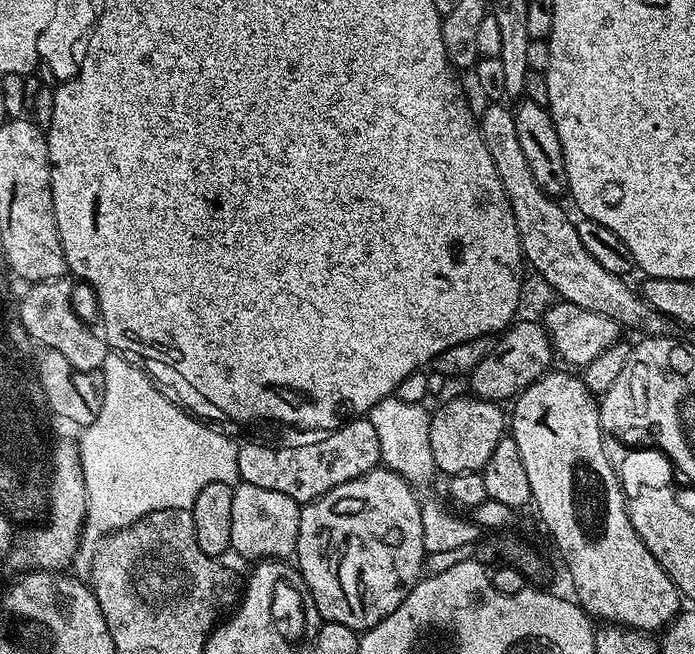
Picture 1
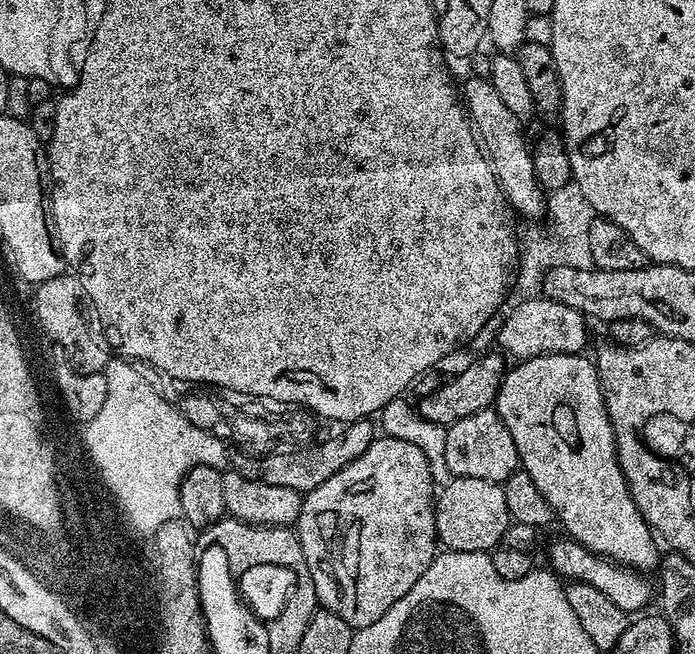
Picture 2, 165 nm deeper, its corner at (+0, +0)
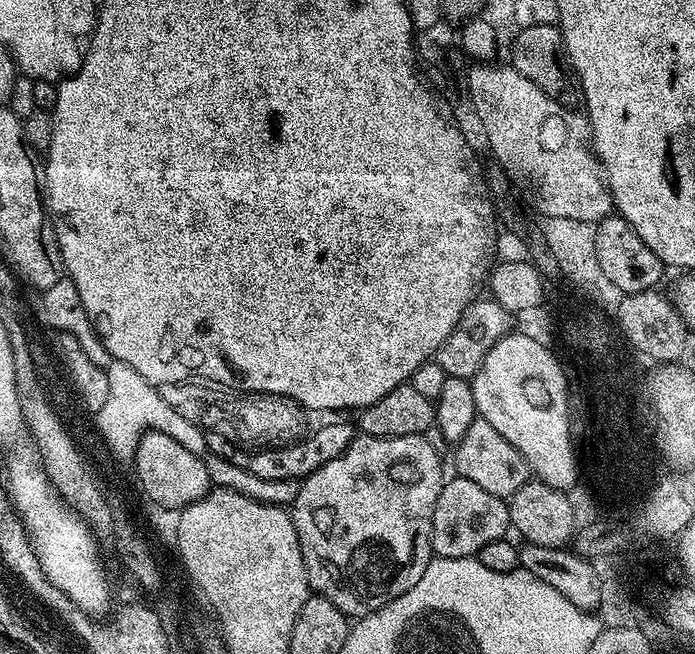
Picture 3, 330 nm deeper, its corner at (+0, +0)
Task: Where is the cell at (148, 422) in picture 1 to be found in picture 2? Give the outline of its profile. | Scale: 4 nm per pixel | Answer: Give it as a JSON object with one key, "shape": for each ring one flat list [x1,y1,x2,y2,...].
{"shape":[[109,359,103,370,108,402,105,404,104,412,97,416,95,424,88,429,88,444,96,464,104,473,104,479,120,497,120,502,124,505,125,511,128,511,128,516,131,516,132,523,136,528,147,531,181,519,180,483,191,468,210,466,223,469,229,463,230,452,229,449,224,449,225,441,215,432,191,425,175,403,167,404,156,393,155,386,148,384,147,378,139,370,141,371,135,363,127,359]]}

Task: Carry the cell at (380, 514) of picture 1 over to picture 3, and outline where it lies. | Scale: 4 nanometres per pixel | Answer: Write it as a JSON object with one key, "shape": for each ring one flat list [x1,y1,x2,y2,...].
{"shape":[[357,435,357,440,348,449,324,461,324,465,316,471,303,477,299,485,296,498,290,505,290,515,298,542,302,550,302,558,306,566,308,583,313,593,326,597,338,610,349,618,367,616,369,612,377,612,383,604,389,604,394,598,398,598,422,578,429,560,433,559,432,550,432,515,434,514,434,502,438,502,438,494,444,489,446,475,444,468,440,465,440,456,430,441,424,440,423,435,419,436,365,436]]}

